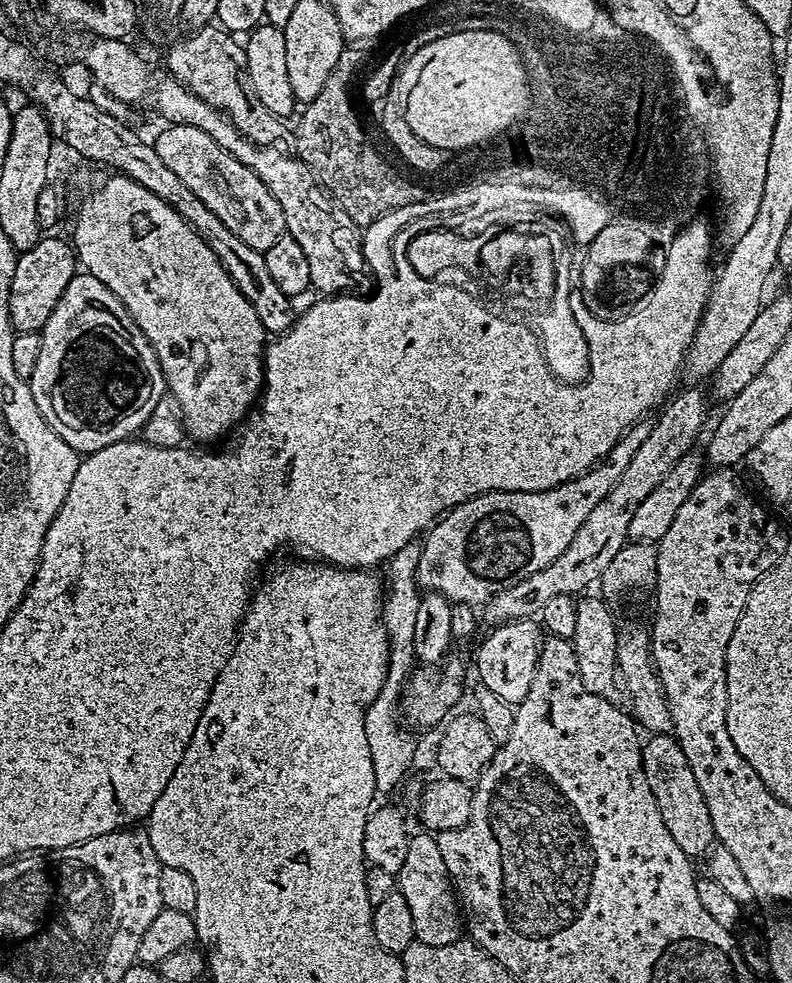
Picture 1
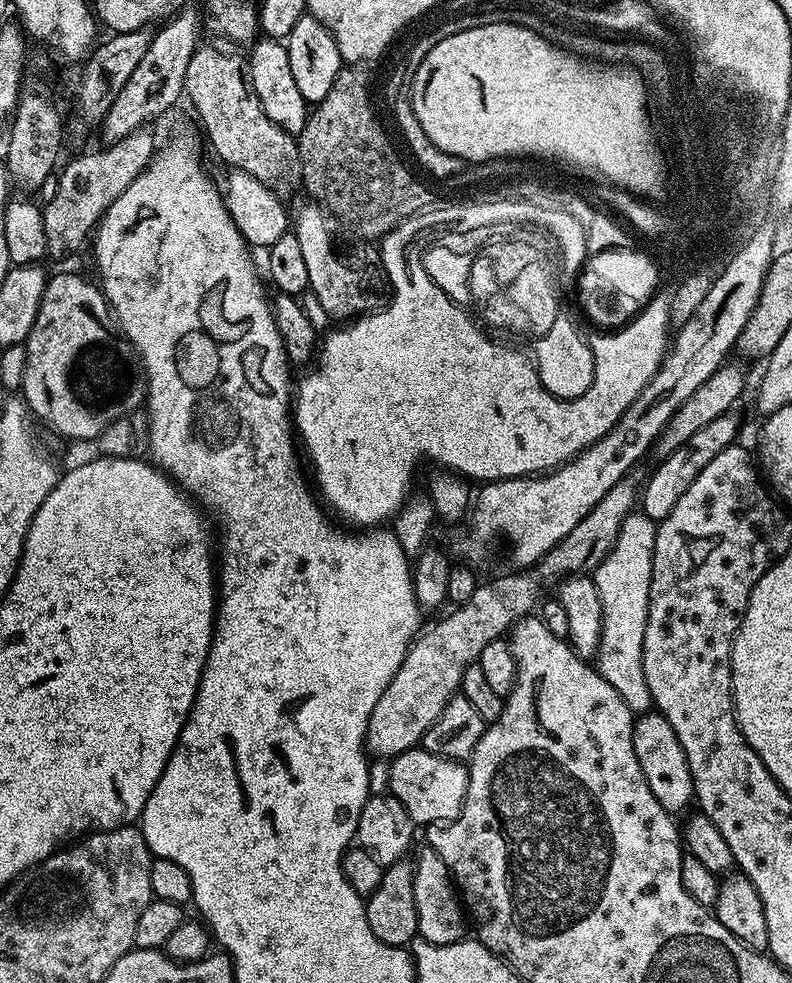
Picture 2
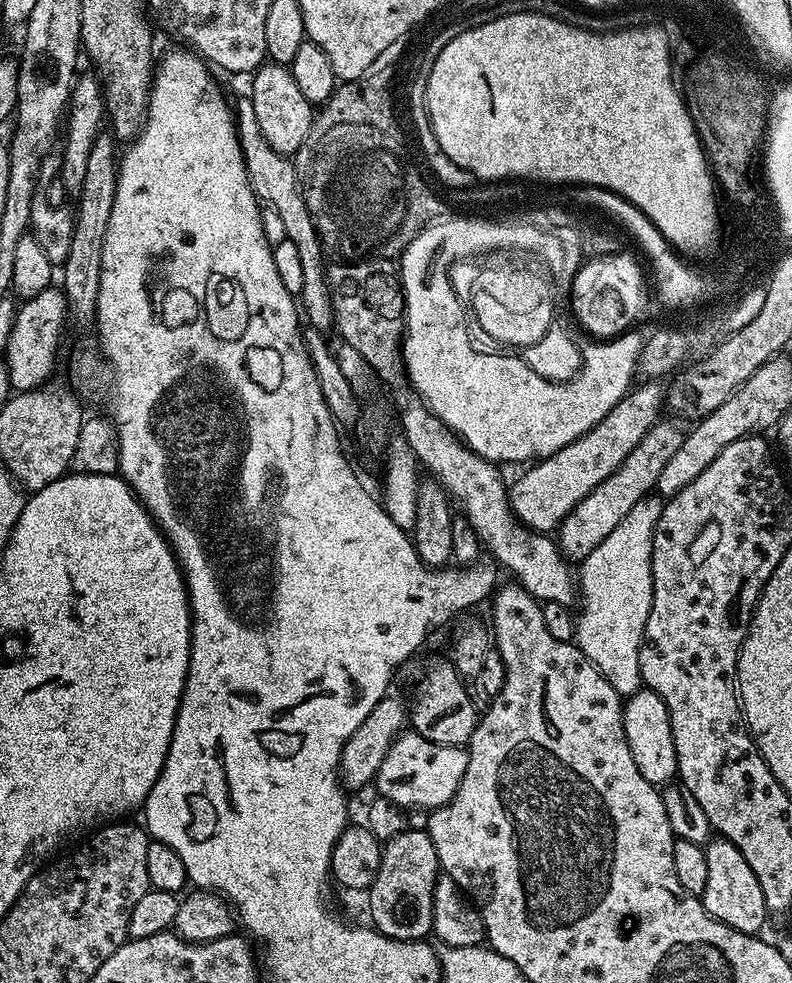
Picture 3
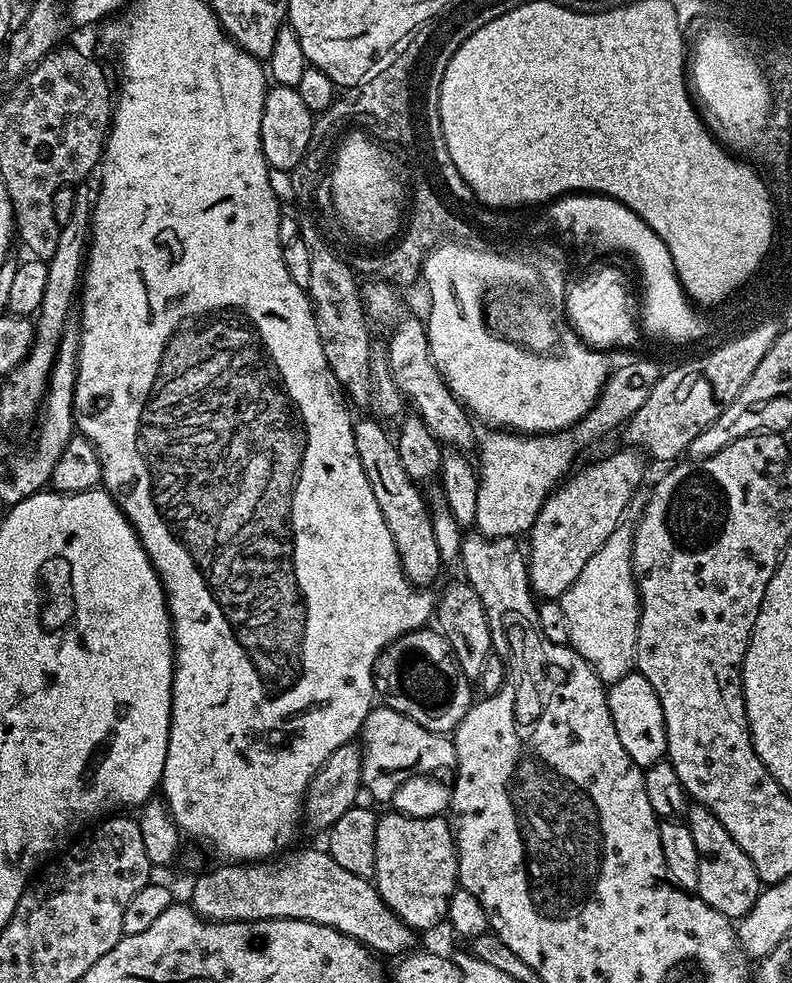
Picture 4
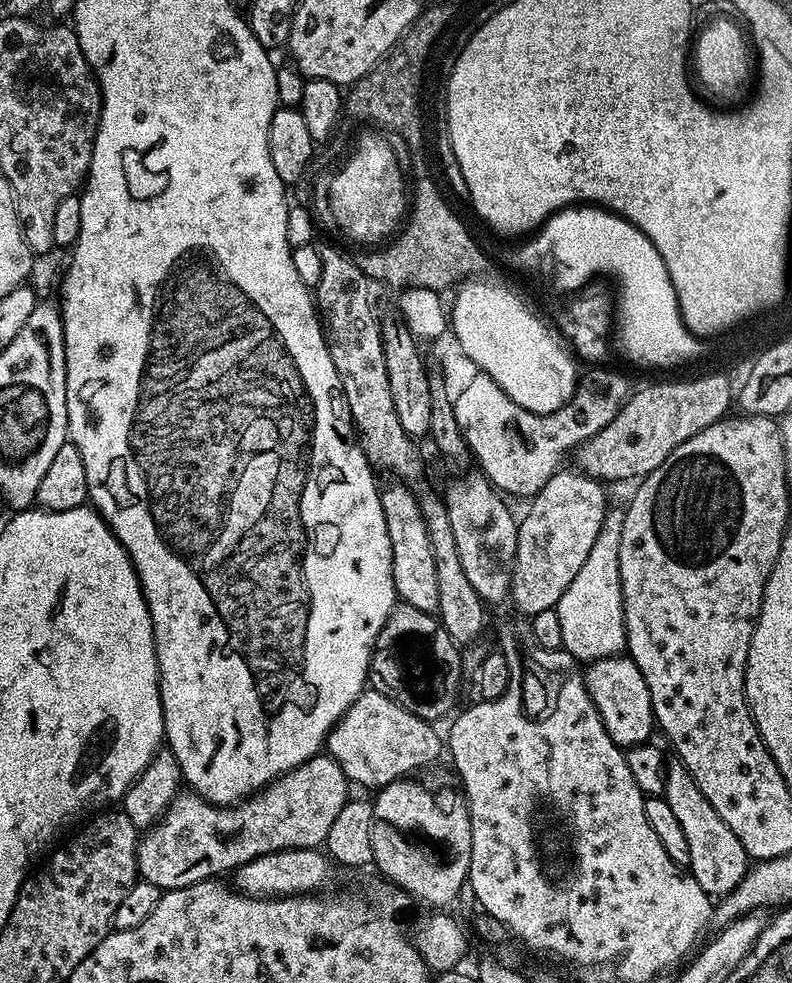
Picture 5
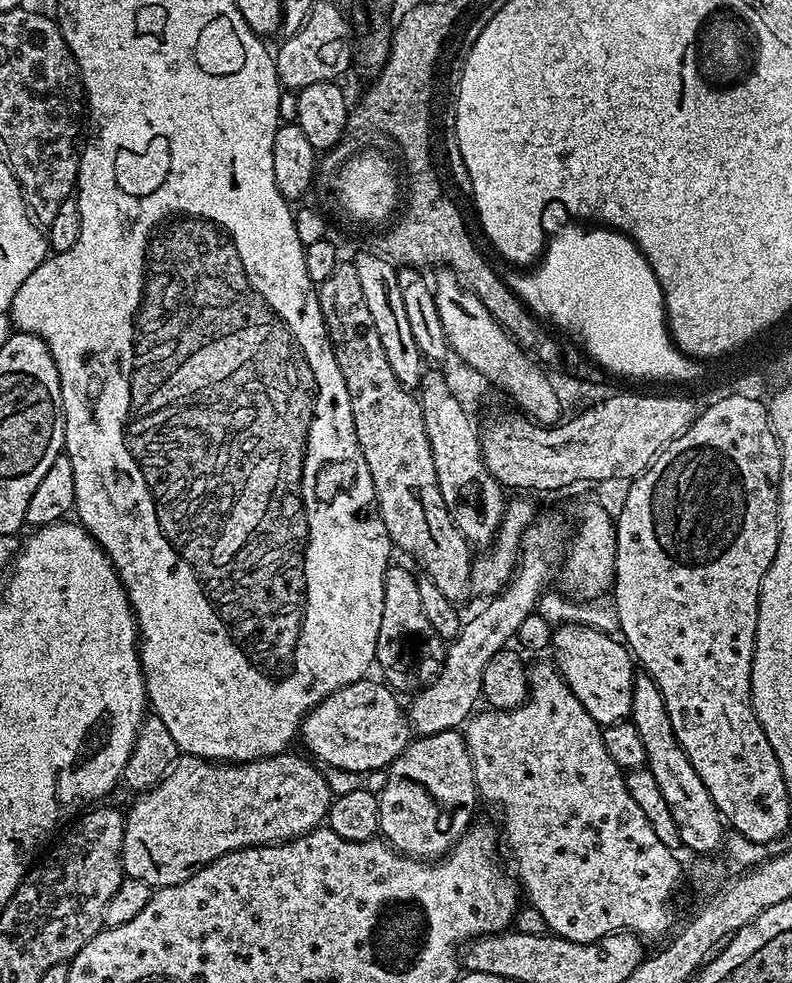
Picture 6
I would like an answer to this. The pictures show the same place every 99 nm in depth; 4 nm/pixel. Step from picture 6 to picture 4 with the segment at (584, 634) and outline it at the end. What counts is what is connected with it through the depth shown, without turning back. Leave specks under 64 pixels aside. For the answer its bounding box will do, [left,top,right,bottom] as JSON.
[607,672,668,769]

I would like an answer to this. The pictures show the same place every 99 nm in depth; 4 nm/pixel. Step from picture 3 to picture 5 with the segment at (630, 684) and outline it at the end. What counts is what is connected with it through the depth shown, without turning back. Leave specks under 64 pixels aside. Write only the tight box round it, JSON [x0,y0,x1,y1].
[556,507,628,662]

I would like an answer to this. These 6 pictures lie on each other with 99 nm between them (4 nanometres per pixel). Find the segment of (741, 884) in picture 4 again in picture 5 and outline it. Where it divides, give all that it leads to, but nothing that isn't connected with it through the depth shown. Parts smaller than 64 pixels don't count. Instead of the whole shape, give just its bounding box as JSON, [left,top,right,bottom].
[662,759,750,898]

